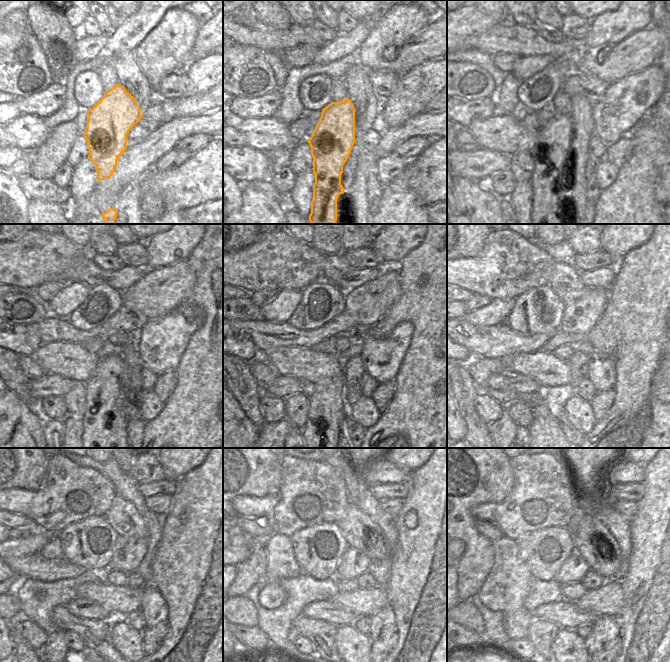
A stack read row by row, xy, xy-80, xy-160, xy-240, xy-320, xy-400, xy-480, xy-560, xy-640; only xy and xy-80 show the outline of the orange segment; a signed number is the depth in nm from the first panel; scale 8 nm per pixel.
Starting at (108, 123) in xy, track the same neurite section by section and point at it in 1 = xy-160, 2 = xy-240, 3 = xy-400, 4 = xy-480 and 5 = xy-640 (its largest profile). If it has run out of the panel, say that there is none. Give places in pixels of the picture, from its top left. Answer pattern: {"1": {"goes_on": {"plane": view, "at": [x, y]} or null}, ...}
{"1": {"goes_on": {"plane": "xy-160", "at": [550, 154]}}, "2": {"goes_on": {"plane": "xy-240", "at": [104, 427]}}, "3": {"goes_on": {"plane": "xy-400", "at": [544, 427]}}, "4": {"goes_on": {"plane": "xy-480", "at": [86, 651]}}, "5": {"goes_on": null}}

